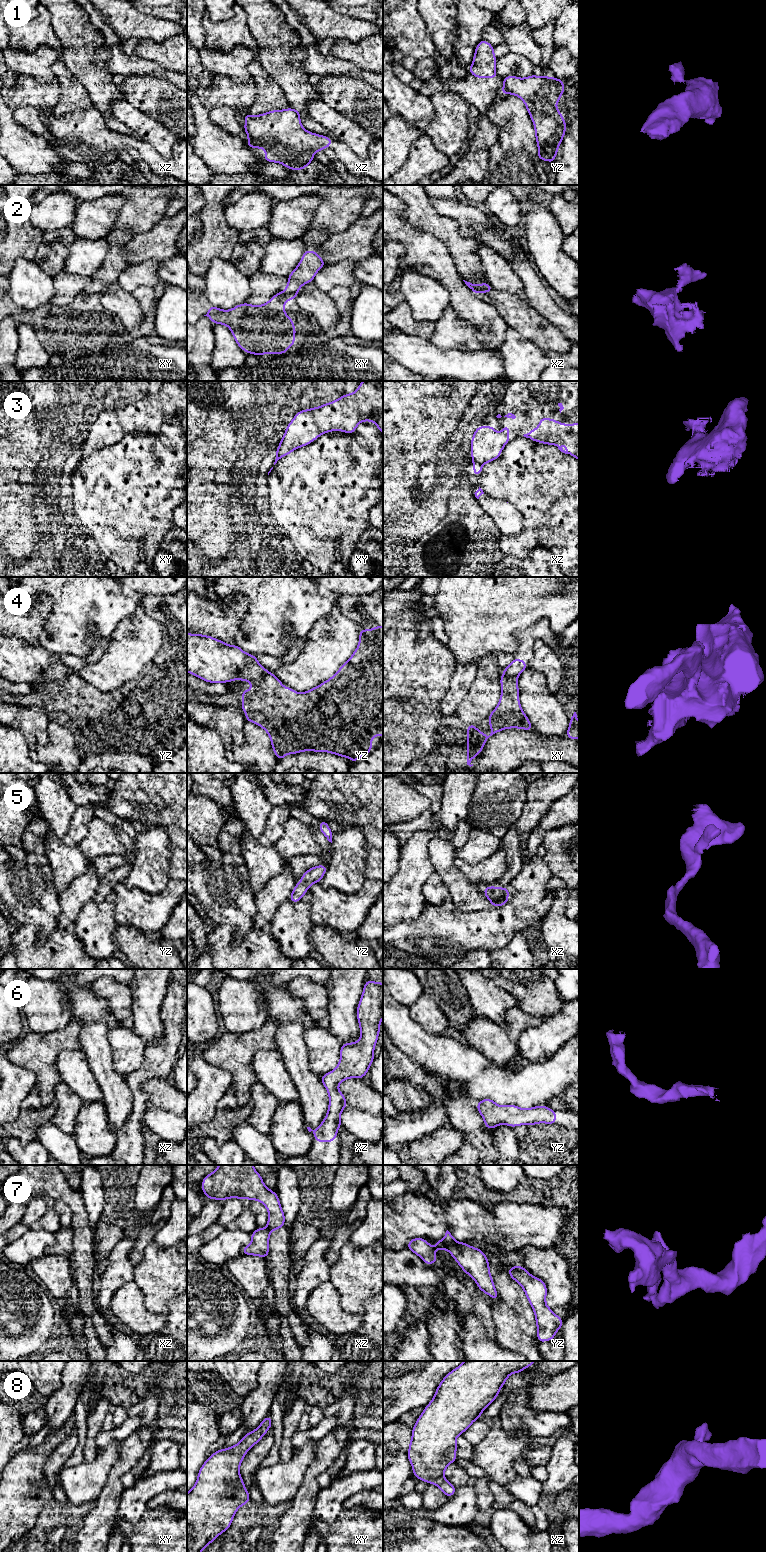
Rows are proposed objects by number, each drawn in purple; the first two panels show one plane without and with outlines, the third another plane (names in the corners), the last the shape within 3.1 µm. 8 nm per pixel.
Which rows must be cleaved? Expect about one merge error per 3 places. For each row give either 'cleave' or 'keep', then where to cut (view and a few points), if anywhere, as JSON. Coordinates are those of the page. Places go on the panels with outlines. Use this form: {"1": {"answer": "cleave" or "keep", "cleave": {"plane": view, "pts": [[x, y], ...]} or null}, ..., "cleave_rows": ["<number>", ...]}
{"1": {"answer": "cleave", "cleave": {"plane": "yz", "pts": [[503, 81], [506, 93]]}}, "2": {"answer": "cleave", "cleave": {"plane": "xy", "pts": [[285, 291], [296, 292]]}}, "3": {"answer": "cleave", "cleave": {"plane": "xz", "pts": [[472, 459], [481, 465]]}}, "4": {"answer": "cleave", "cleave": {"plane": "yz", "pts": [[269, 672], [253, 680]]}}, "5": {"answer": "keep", "cleave": null}, "6": {"answer": "keep", "cleave": null}, "7": {"answer": "cleave", "cleave": {"plane": "yz", "pts": [[442, 1240], [447, 1248]]}}, "8": {"answer": "keep", "cleave": null}, "cleave_rows": ["1", "2", "3", "4", "7"]}

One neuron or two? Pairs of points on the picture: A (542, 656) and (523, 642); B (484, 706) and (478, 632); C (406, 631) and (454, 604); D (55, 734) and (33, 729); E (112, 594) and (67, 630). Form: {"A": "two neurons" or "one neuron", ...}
{"A": "two neurons", "B": "two neurons", "C": "two neurons", "D": "two neurons", "E": "one neuron"}

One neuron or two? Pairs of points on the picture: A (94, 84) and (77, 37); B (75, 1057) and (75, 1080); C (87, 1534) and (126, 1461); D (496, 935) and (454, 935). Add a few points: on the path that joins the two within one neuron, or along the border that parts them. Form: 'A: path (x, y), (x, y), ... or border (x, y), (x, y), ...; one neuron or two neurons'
A: path (90, 72), (83, 49); one neuron
B: path (75, 1063), (75, 1074); one neuron
C: path (103, 1516), (110, 1494), (114, 1488), (114, 1479); one neuron
D: path (486, 935), (464, 935); one neuron

